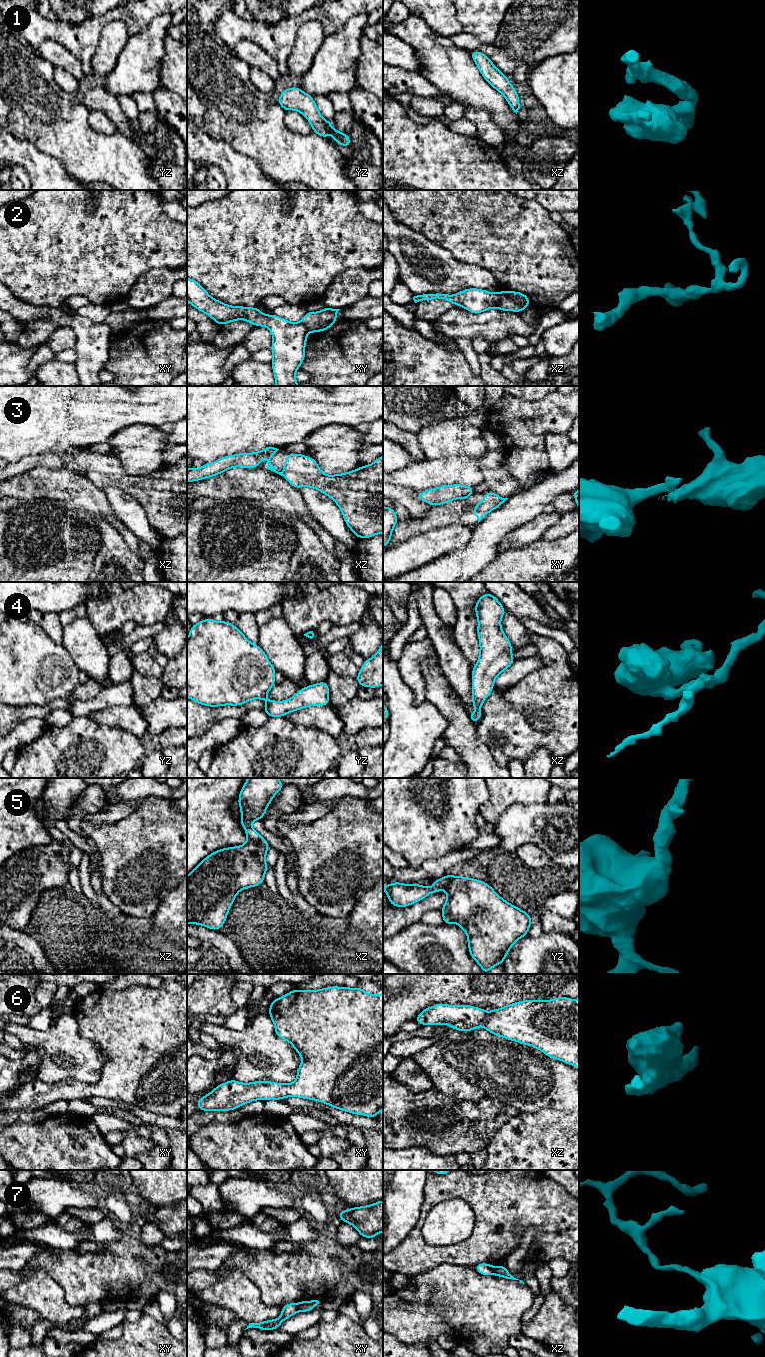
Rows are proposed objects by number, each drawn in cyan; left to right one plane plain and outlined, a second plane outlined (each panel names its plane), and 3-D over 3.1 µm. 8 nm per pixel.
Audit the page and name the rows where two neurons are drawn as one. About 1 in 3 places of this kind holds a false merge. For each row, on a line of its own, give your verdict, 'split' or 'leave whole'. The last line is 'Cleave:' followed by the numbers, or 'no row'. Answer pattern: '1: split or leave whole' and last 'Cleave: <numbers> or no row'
1: leave whole
2: split
3: split
4: leave whole
5: leave whole
6: leave whole
7: split
Cleave: 2, 3, 7

